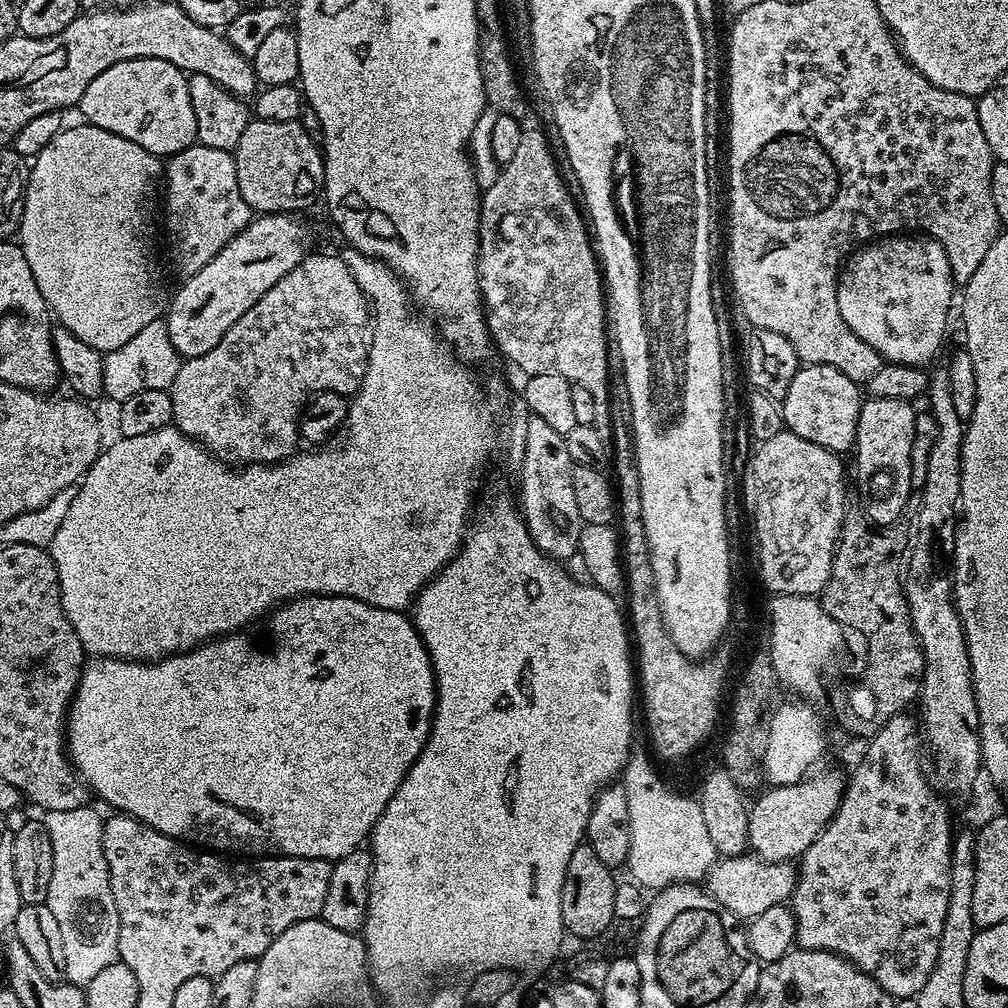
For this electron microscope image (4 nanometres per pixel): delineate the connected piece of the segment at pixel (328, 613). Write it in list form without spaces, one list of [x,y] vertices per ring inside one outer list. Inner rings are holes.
[[[297,596],[295,600],[289,600],[277,607],[271,613],[267,621],[268,629],[264,636],[251,636],[251,631],[241,630],[229,632],[227,636],[218,636],[215,640],[198,644],[186,652],[165,656],[155,662],[142,660],[118,660],[115,658],[96,658],[85,663],[80,674],[80,685],[76,693],[72,695],[66,713],[66,751],[72,767],[76,769],[81,780],[100,800],[105,800],[117,813],[132,816],[135,820],[141,820],[146,826],[158,830],[162,834],[174,837],[175,840],[183,840],[193,846],[199,846],[204,850],[211,850],[217,854],[239,854],[244,858],[259,858],[261,856],[305,856],[306,858],[318,858],[319,860],[338,861],[346,854],[357,851],[360,844],[369,839],[372,828],[378,822],[378,818],[386,810],[386,802],[394,798],[394,790],[406,778],[410,766],[418,758],[418,754],[424,749],[428,735],[432,729],[432,713],[436,710],[436,675],[430,662],[430,654],[418,634],[415,624],[403,611],[395,612],[378,606],[370,606],[353,596]]]

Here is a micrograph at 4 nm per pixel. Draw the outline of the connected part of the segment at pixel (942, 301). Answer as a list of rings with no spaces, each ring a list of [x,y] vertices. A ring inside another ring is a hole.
[[[893,234],[877,238],[855,249],[843,267],[841,267],[840,279],[836,281],[838,310],[842,310],[842,318],[846,322],[846,326],[850,326],[850,330],[854,330],[854,334],[858,334],[858,338],[862,338],[862,342],[866,342],[866,346],[874,346],[874,350],[878,350],[878,354],[884,357],[887,363],[919,366],[928,366],[928,363],[935,358],[936,351],[944,344],[944,331],[948,328],[948,311],[951,308],[953,311],[954,308],[954,300],[952,304],[952,288],[954,289],[954,281],[950,270],[950,262],[946,258],[946,250],[942,250],[942,246],[927,234]]]

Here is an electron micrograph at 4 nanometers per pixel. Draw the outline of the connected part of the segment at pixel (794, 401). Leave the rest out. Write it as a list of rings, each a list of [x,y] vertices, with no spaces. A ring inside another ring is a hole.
[[[805,364],[794,374],[790,390],[782,401],[783,427],[837,454],[851,453],[856,447],[858,414],[862,403],[861,385],[855,384],[834,366]]]

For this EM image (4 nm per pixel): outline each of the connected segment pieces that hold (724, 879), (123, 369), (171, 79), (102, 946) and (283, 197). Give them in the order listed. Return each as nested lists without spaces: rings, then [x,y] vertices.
[[[755,854],[743,856],[725,856],[717,859],[706,877],[706,890],[730,914],[742,922],[752,920],[758,914],[770,910],[770,906],[788,904],[792,891],[796,889],[797,869],[789,861],[770,862]]]
[[[163,319],[150,322],[143,330],[138,330],[130,342],[118,346],[118,350],[104,357],[104,396],[114,402],[121,402],[144,390],[171,389],[178,374],[182,358],[176,352],[174,342],[170,342],[170,330]]]
[[[142,58],[141,60],[123,60],[98,74],[86,86],[78,105],[83,119],[102,130],[110,130],[118,138],[126,138],[142,150],[150,150],[155,156],[167,158],[197,143],[194,106],[190,106],[188,76],[165,60]]]
[[[85,806],[44,812],[42,823],[50,834],[50,846],[54,846],[54,866],[46,903],[58,922],[58,930],[62,930],[64,980],[87,986],[90,978],[95,978],[105,966],[117,963],[120,955],[118,906],[114,906],[106,854],[102,850],[104,820],[91,806]]]
[[[255,118],[249,119],[246,130],[242,130],[242,138],[238,138],[234,149],[236,157],[236,169],[238,170],[238,190],[242,190],[242,198],[246,198],[246,202],[251,206],[253,213],[271,214],[273,212],[283,212],[285,214],[300,214],[303,208],[311,206],[315,200],[321,199],[324,190],[324,157],[322,148],[319,143],[312,141],[312,136],[303,128],[300,120],[291,120],[290,122],[266,122]]]

